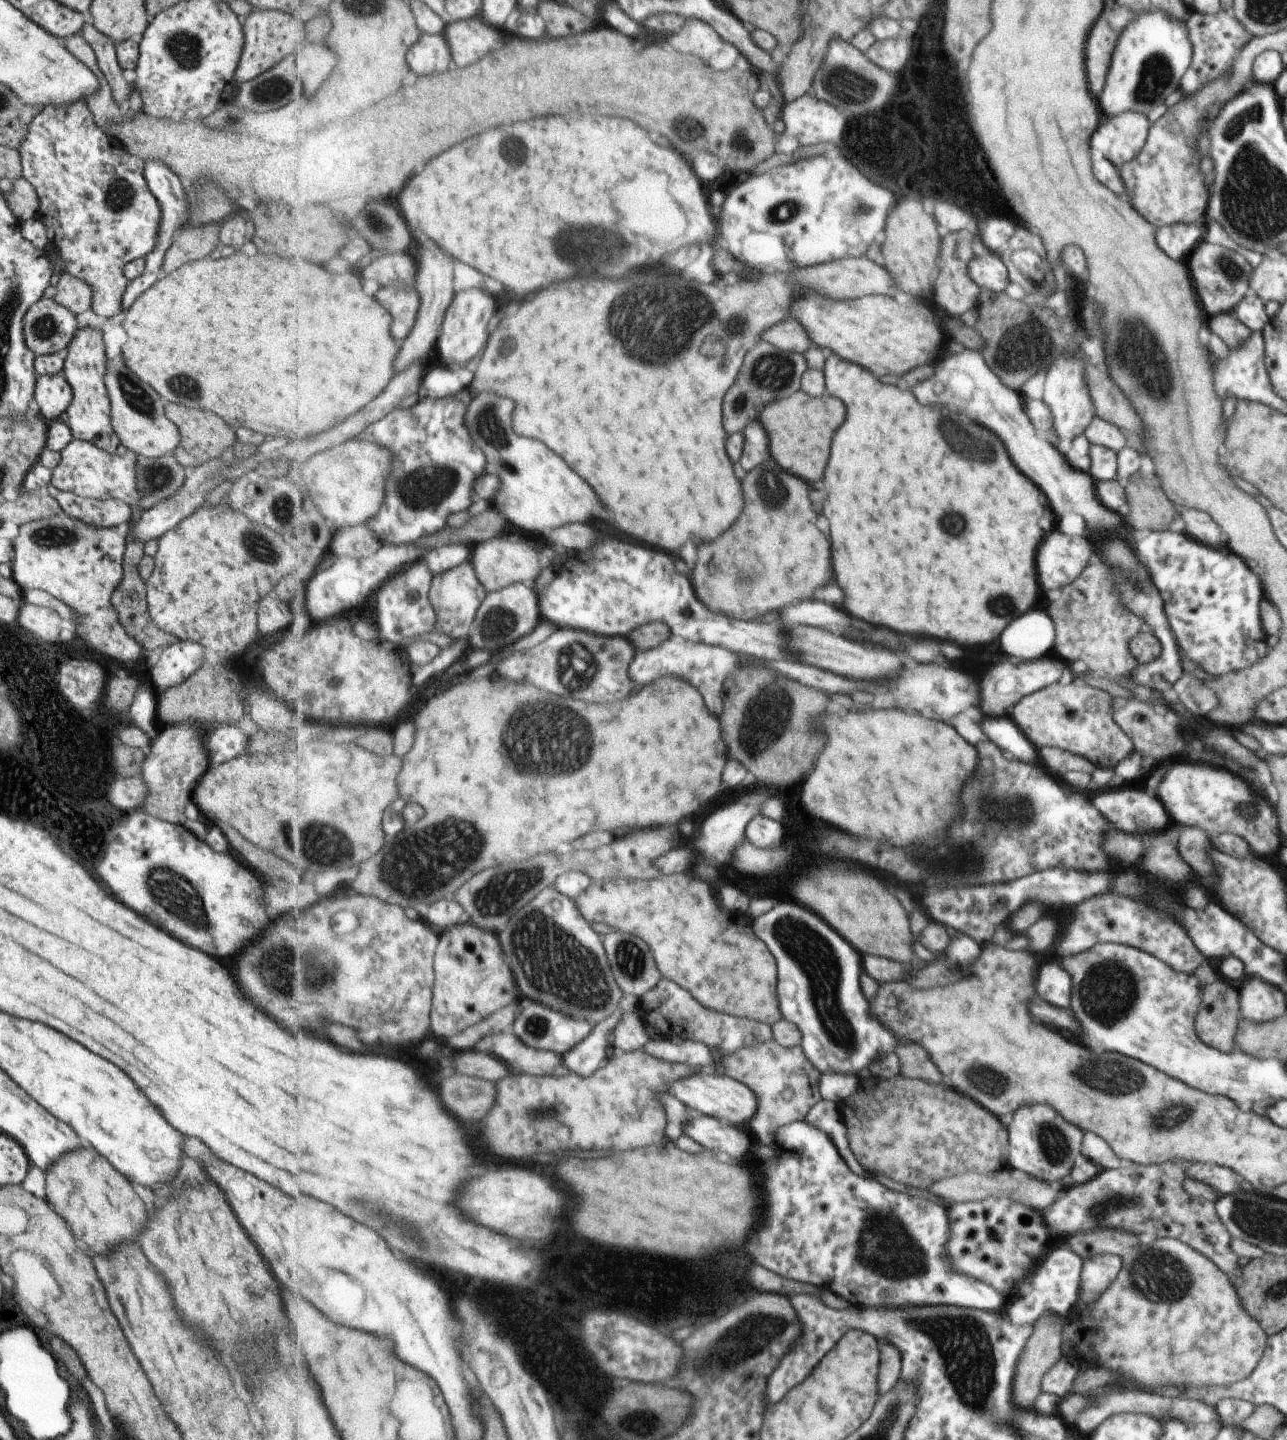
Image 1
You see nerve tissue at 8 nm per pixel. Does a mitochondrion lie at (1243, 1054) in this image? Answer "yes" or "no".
no

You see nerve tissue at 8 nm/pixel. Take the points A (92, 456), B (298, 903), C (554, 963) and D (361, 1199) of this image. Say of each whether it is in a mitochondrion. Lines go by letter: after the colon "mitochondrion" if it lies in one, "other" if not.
A: other
B: other
C: mitochondrion
D: mitochondrion

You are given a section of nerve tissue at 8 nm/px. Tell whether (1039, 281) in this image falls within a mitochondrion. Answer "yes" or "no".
yes

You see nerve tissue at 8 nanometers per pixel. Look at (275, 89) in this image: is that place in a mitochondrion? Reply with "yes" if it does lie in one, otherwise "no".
yes

